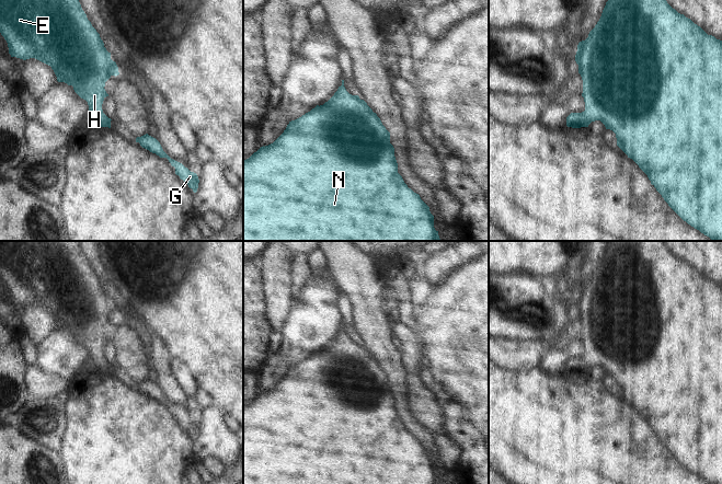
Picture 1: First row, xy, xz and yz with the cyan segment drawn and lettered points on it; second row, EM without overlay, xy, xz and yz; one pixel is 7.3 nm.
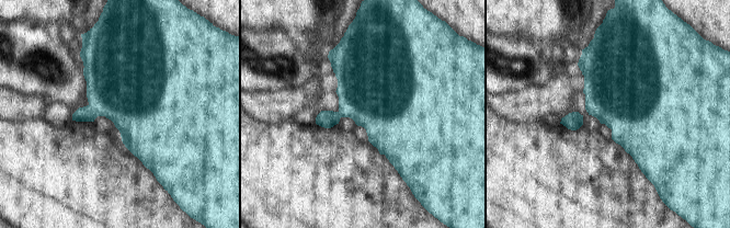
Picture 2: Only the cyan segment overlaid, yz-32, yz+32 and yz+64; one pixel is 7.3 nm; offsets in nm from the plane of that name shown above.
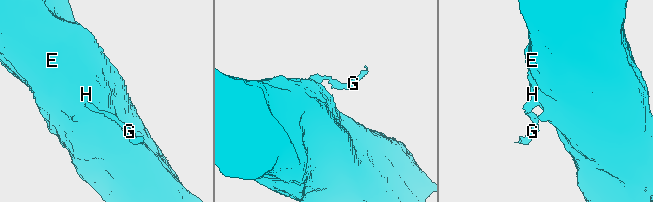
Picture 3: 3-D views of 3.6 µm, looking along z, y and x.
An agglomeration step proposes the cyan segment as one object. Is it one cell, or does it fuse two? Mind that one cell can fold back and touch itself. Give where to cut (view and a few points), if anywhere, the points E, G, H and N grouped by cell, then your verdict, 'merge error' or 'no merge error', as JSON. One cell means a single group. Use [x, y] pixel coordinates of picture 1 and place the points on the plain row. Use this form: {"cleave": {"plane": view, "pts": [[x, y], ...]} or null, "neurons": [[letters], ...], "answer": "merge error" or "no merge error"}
{"cleave": null, "neurons": [["E", "G", "H", "N"]], "answer": "no merge error"}

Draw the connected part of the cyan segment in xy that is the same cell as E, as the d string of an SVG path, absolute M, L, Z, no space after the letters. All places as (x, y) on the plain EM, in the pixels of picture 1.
M0 241L0 278L8 288L11 302L35 303L50 311L58 327L72 331L88 347L91 368L111 373L112 365L103 358L102 349L108 342L105 327L119 320L118 312L88 265L78 241Z

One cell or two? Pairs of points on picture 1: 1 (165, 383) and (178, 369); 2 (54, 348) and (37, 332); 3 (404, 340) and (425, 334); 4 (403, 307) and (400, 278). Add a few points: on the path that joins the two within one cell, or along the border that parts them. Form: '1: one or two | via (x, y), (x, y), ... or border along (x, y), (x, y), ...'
1: two | border along (170, 357), (170, 370), (176, 383), (187, 396)
2: two | border along (57, 326), (37, 344)
3: two | border along (415, 336), (420, 347)
4: one | via (403, 300), (400, 294), (400, 285)

